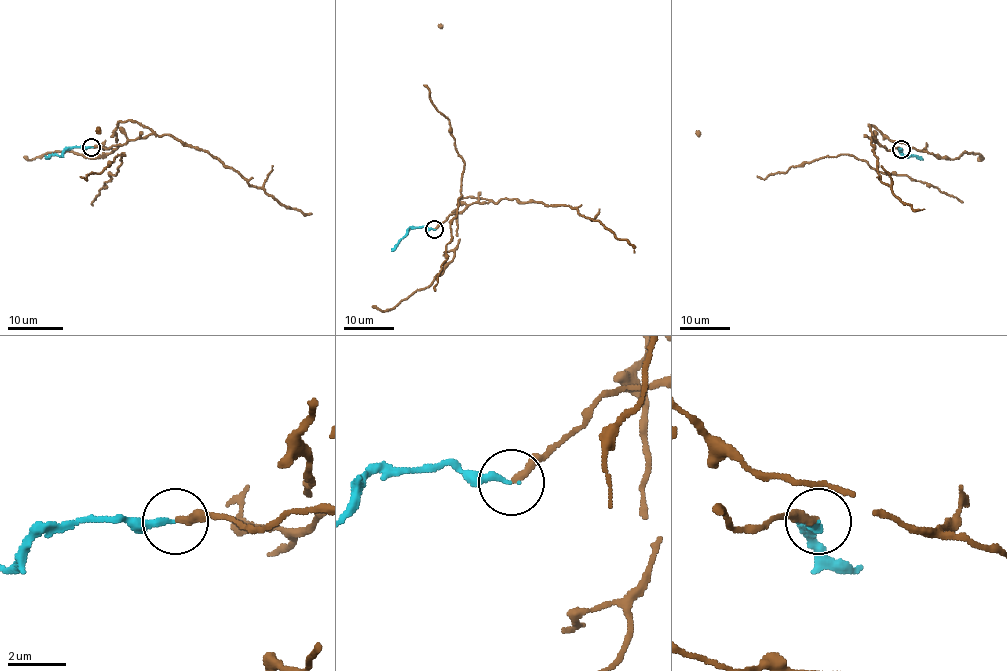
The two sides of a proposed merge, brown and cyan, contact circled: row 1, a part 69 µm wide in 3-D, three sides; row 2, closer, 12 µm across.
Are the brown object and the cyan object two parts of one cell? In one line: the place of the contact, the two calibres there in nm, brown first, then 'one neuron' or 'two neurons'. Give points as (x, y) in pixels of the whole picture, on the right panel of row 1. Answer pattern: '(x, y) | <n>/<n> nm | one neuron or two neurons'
(901, 149) | 280/240 nm | one neuron

